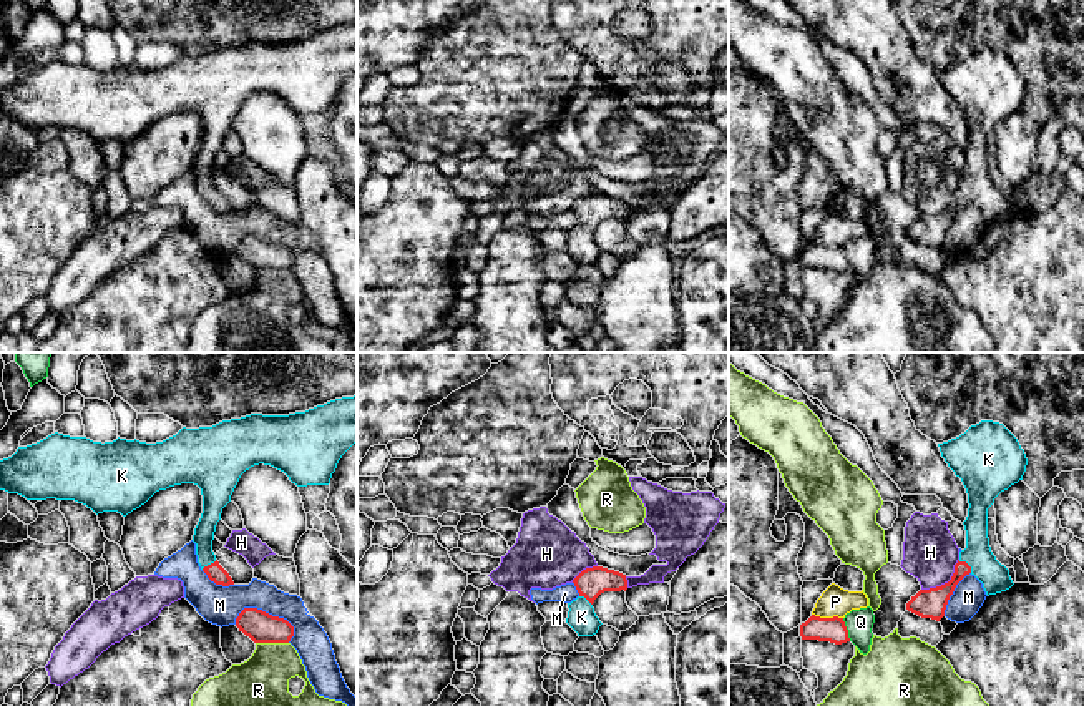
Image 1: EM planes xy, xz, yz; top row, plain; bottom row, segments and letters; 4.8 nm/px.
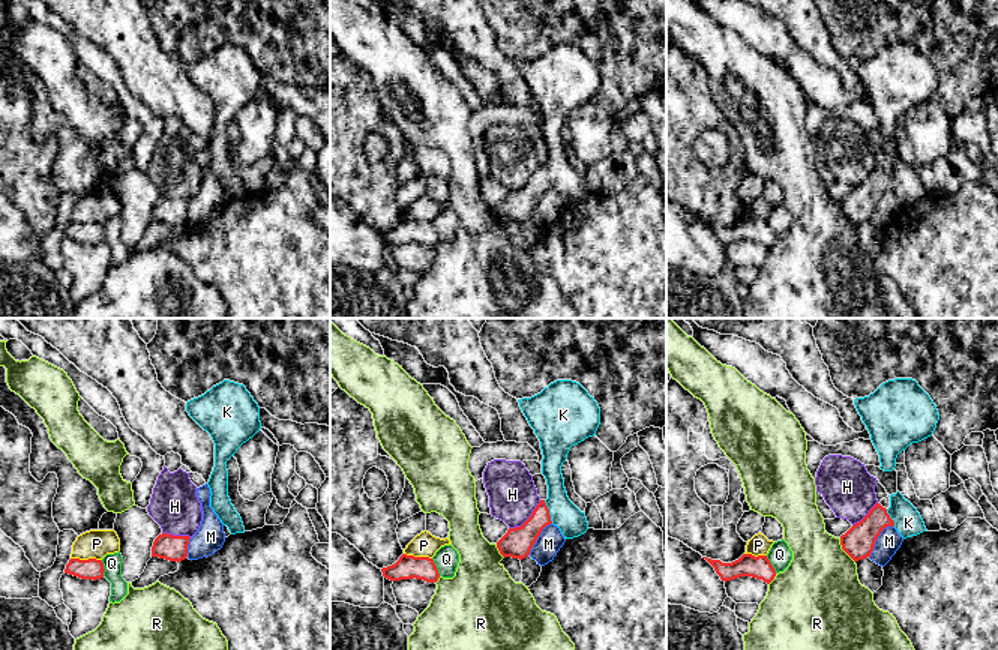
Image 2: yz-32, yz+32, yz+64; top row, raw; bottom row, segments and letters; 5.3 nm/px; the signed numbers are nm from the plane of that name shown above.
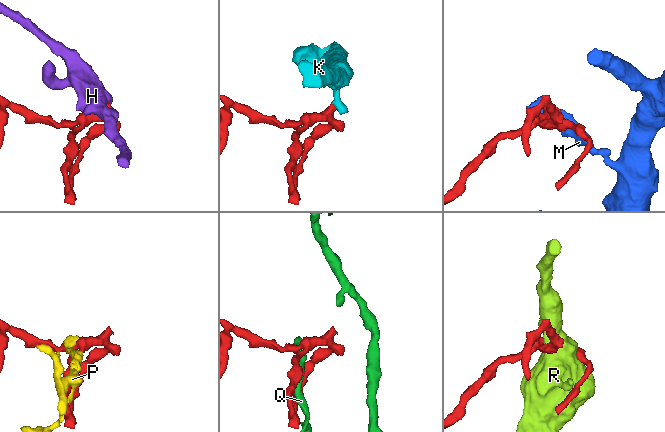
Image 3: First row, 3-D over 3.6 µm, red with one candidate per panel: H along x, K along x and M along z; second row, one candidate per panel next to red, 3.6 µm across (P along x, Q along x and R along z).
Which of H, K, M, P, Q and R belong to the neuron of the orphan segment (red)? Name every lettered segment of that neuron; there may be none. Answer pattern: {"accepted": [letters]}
{"accepted": ["K"]}

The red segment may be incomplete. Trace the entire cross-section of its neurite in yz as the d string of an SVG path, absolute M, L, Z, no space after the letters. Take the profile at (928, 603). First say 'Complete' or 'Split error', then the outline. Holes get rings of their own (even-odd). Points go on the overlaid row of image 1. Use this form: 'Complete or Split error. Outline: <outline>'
Split error. Outline: M981 420L964 434L938 444L948 467L961 478L968 493L966 548L959 552L951 580L941 586L920 590L906 610L940 621L956 585L974 575L986 591L996 595L1014 583L1009 570L991 552L988 538L988 508L994 498L1023 480L1028 458L1018 439L999 422Z

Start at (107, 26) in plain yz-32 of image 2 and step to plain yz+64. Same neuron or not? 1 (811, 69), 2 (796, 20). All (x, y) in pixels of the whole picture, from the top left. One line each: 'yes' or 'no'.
1: no
2: yes

